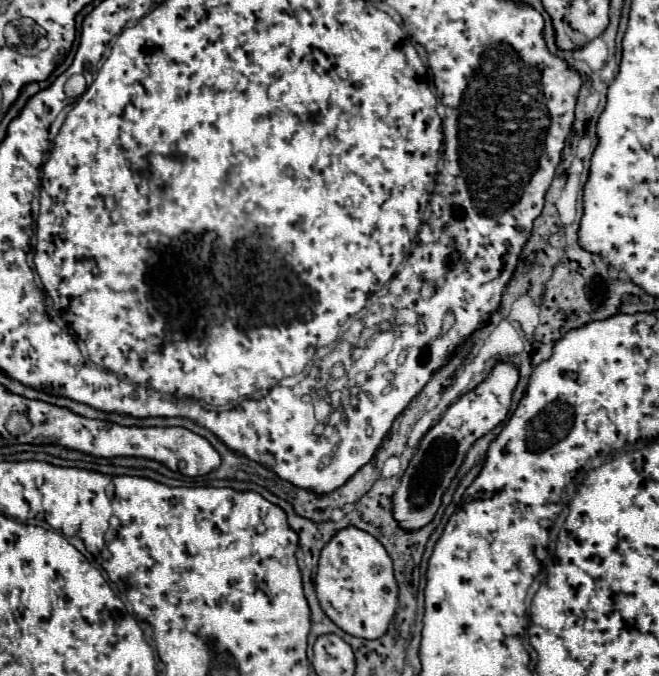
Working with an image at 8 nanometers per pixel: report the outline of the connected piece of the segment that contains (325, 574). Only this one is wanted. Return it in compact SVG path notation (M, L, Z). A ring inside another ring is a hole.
M355 526L339 530L321 550L315 573L315 592L323 612L347 634L381 638L397 608L397 582L387 550L365 530Z

